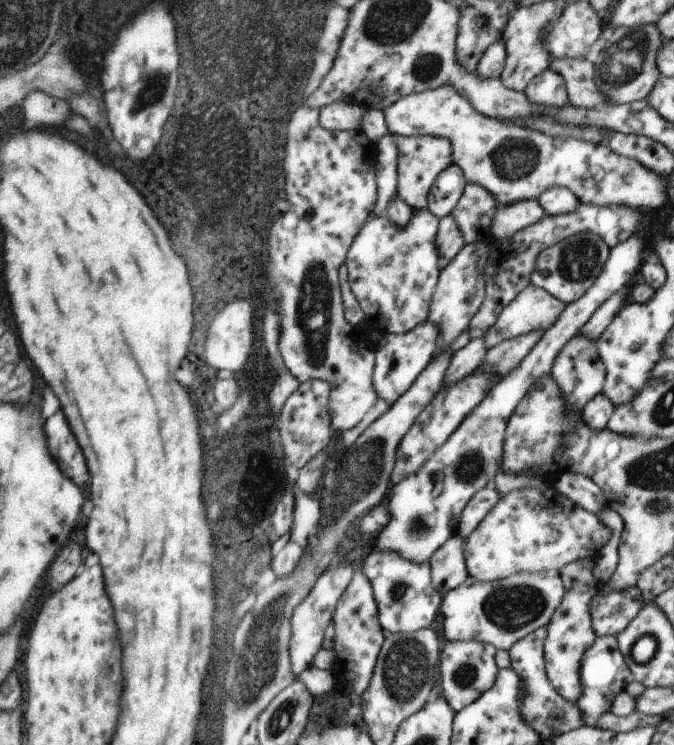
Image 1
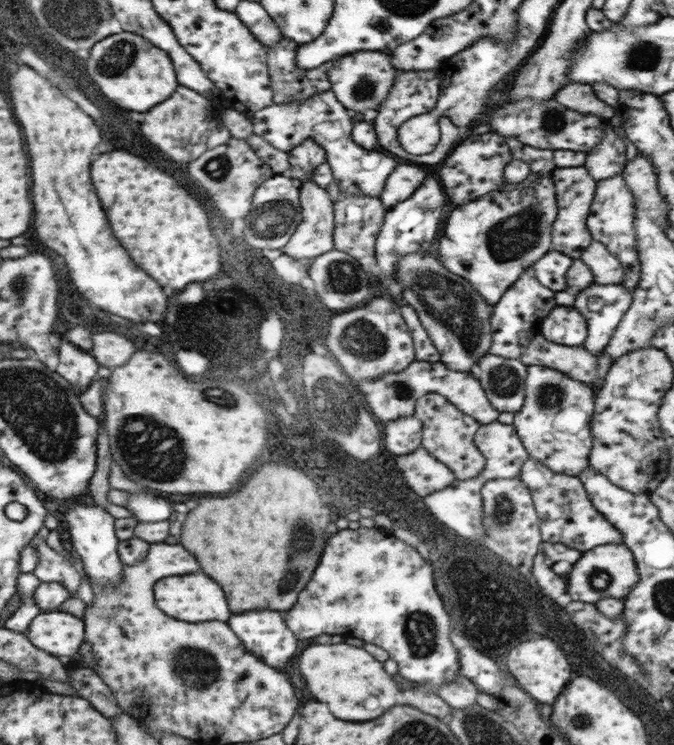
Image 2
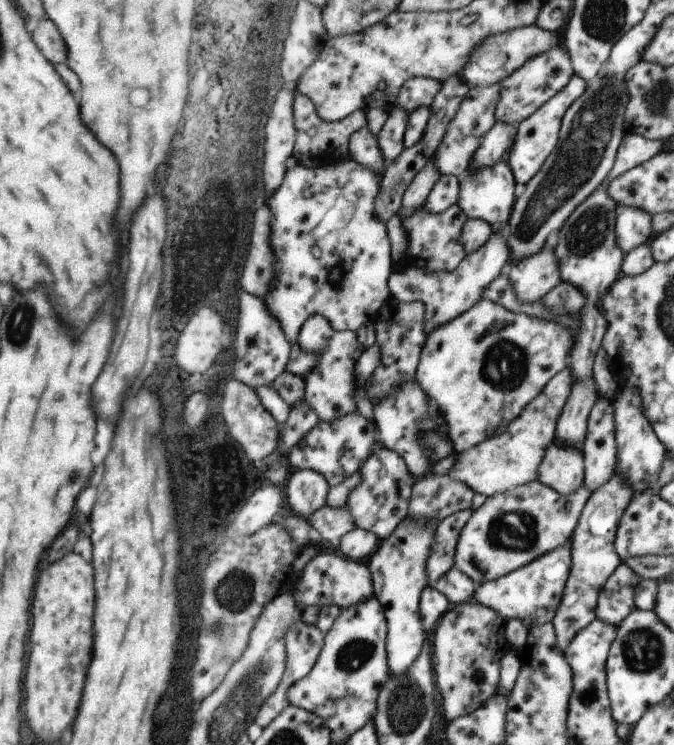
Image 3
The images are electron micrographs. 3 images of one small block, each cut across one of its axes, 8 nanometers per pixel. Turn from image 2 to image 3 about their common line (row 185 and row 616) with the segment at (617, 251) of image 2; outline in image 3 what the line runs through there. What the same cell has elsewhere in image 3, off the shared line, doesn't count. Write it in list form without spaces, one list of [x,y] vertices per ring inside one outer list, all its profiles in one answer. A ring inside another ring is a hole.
[[[621,564],[607,580],[597,604],[597,620],[619,626],[635,610],[635,590],[641,578]]]

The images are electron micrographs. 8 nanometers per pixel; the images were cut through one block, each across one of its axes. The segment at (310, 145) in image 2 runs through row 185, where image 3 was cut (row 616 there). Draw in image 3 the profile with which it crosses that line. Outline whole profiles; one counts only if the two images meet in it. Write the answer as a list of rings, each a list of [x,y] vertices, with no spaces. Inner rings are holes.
[[[297,616],[297,620],[291,624],[291,628],[289,628],[287,634],[285,634],[285,672],[283,672],[283,676],[281,676],[281,682],[279,682],[279,686],[275,688],[275,692],[273,692],[273,694],[261,704],[261,708],[257,710],[255,724],[257,724],[259,728],[267,728],[267,726],[289,706],[289,700],[287,700],[289,688],[291,688],[295,682],[303,680],[303,678],[313,670],[313,666],[317,664],[317,658],[319,658],[319,654],[321,654],[323,642],[325,642],[325,634],[323,634],[315,624],[311,626],[311,624],[303,622],[301,616]]]

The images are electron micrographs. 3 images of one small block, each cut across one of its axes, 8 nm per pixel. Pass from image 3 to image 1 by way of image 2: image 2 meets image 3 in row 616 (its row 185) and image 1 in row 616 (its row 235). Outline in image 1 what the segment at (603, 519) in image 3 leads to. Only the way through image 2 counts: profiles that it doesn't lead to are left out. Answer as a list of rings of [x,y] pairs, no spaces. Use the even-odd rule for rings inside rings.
[[[585,558],[585,560],[575,560],[559,570],[561,582],[565,584],[565,600],[561,600],[561,608],[557,608],[553,612],[553,618],[547,624],[547,638],[545,638],[545,646],[543,646],[547,680],[565,700],[569,700],[573,704],[581,696],[579,666],[581,666],[583,654],[597,638],[595,630],[593,630],[593,622],[591,622],[591,600],[595,598],[597,588],[599,588],[597,580],[591,574],[593,566],[595,566],[595,560]]]

